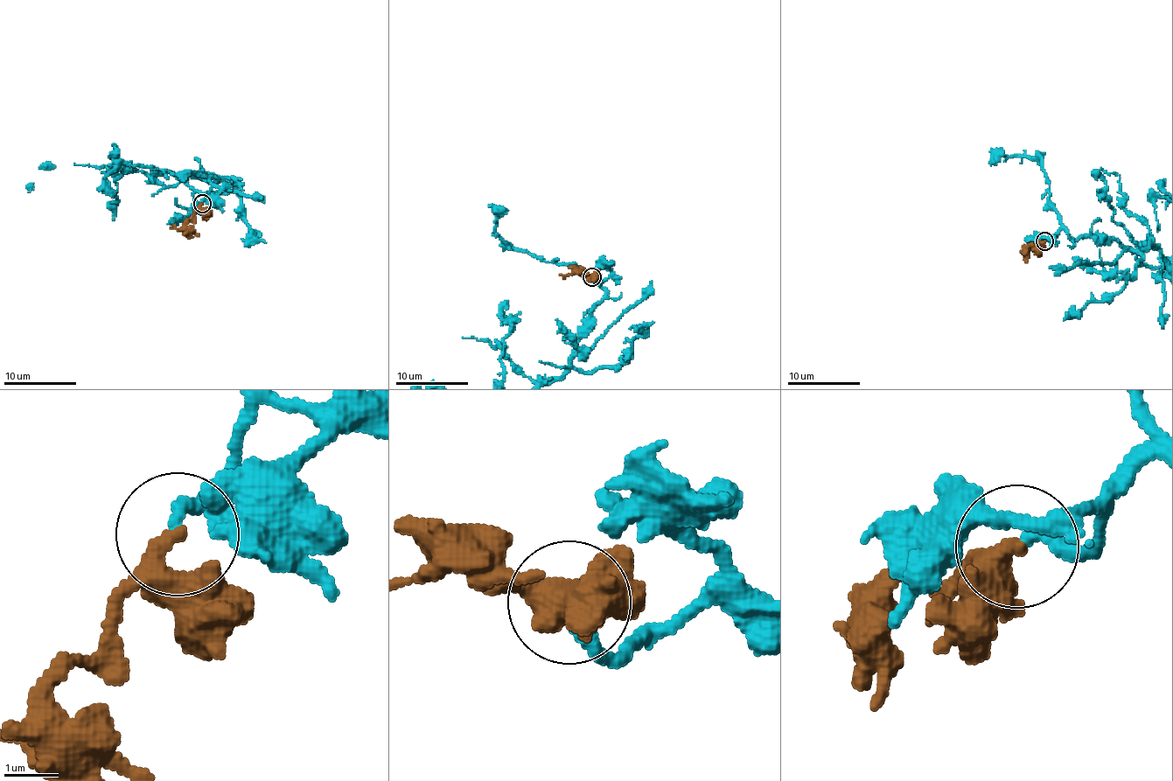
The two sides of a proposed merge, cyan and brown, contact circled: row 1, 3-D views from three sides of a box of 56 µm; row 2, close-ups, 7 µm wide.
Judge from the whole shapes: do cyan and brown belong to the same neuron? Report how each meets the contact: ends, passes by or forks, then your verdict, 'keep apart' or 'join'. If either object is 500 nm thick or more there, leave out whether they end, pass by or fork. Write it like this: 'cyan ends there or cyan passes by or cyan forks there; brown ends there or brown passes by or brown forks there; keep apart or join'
cyan ends there; brown passes by; join

